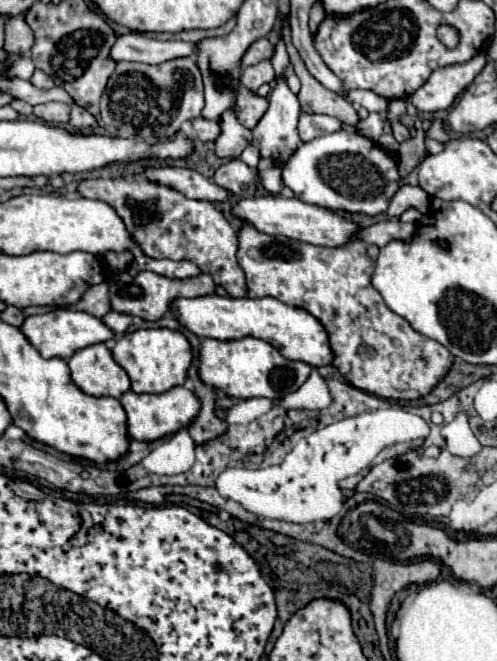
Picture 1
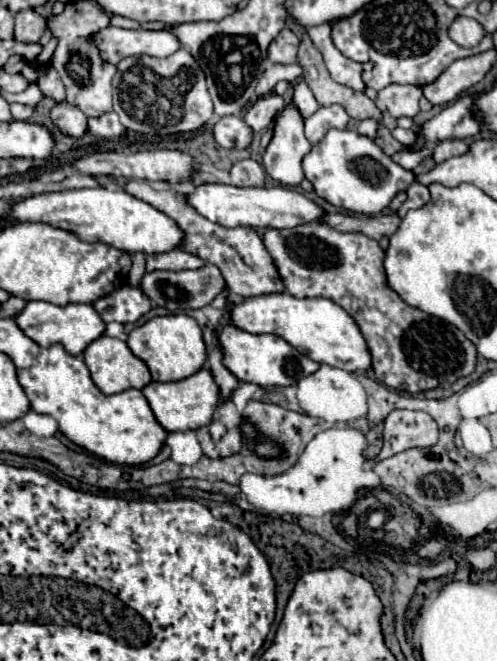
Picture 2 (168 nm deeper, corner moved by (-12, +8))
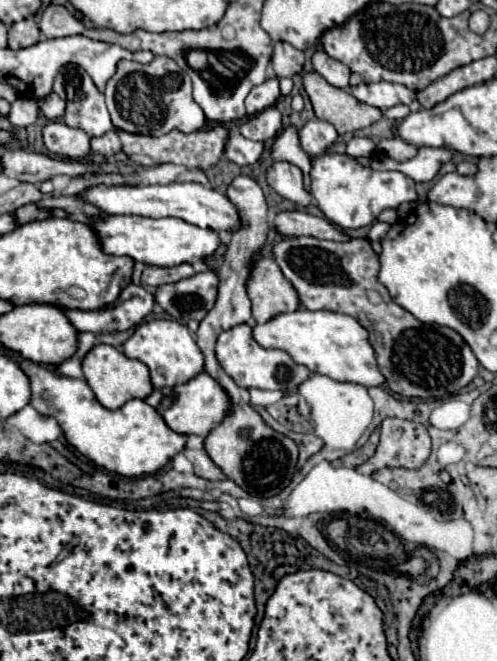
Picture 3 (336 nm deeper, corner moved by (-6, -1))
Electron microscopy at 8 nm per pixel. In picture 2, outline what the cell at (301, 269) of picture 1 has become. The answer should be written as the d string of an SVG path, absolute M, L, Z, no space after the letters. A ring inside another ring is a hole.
M320 222L312 224L300 224L294 228L284 230L268 230L264 234L264 246L268 248L270 256L274 258L274 264L280 272L280 278L284 280L286 292L296 298L330 298L336 304L340 304L360 326L368 348L372 352L372 364L376 372L376 380L410 394L424 392L442 384L452 384L458 378L464 378L474 372L476 366L476 346L456 328L446 322L442 322L436 316L430 316L418 308L408 306L386 282L384 272L384 250L378 246L376 240L364 236L364 234L344 234L338 230L332 230L330 226L320 226Z

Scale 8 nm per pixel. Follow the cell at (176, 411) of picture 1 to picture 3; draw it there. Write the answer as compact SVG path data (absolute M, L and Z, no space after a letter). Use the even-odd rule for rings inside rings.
M200 373L194 379L190 379L186 385L176 385L176 387L164 387L164 389L154 389L146 399L148 405L152 405L160 417L166 421L166 425L180 433L180 435L196 435L196 437L206 437L230 411L230 401L224 389L208 375Z

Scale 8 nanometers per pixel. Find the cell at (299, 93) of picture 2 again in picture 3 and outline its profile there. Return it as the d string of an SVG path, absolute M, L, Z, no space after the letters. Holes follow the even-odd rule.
M288 125L278 133L278 137L272 143L272 159L288 161L288 163L294 163L296 167L300 167L302 173L304 173L304 187L307 191L310 191L310 177L308 177L310 157L300 147L296 125Z

